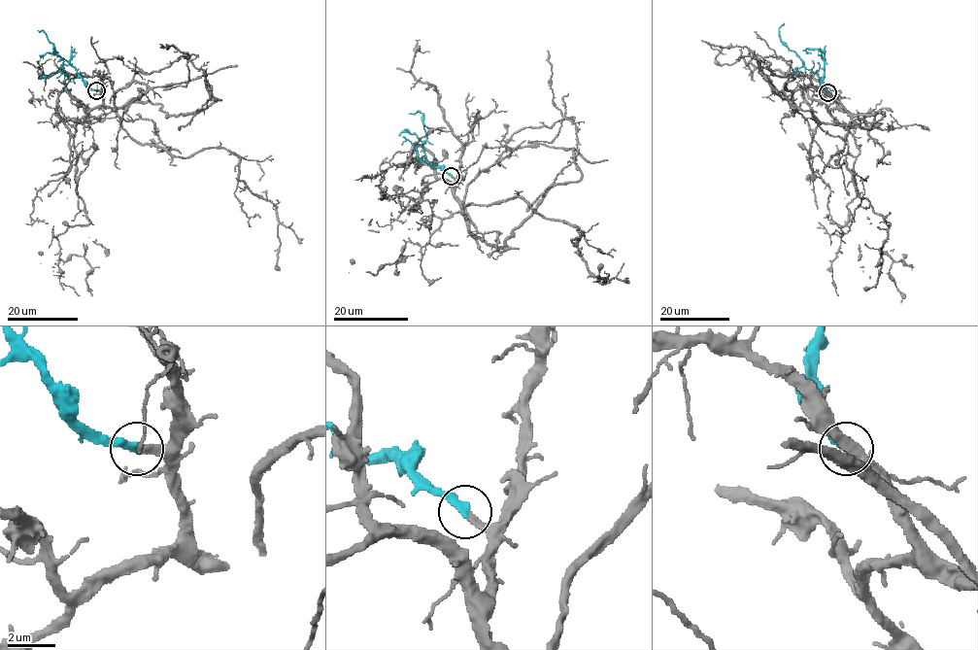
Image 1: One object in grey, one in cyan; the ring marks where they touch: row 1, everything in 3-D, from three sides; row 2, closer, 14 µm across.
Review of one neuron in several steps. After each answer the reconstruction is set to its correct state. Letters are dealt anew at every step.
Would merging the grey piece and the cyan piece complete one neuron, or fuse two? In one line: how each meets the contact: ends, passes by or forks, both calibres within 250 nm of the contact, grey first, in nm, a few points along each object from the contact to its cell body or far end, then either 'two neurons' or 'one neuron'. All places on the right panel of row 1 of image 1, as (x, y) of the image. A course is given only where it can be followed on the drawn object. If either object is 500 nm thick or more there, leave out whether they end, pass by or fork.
grey ends | cyan ends | 280/320 nm | grey via (827, 92), (851, 118), (842, 151), (828, 163), (844, 161), (855, 191), (889, 223), (877, 283), (864, 290) | cyan via (827, 92), (824, 77), (808, 70), (781, 40), (779, 28), (784, 23) | one neuron

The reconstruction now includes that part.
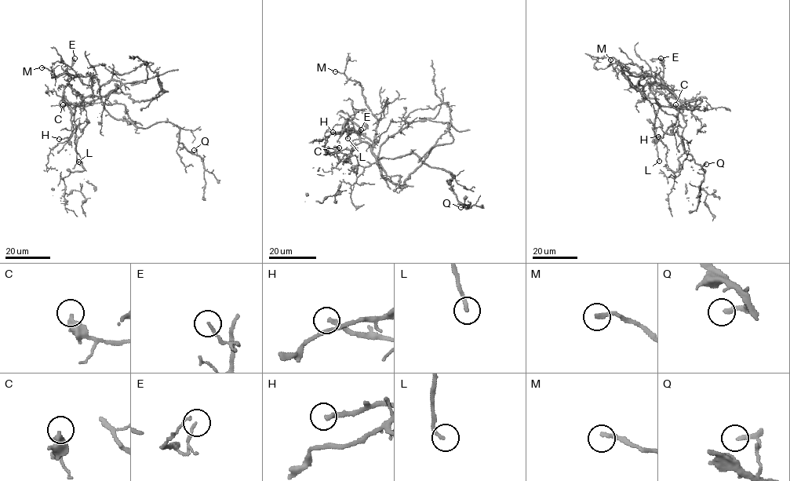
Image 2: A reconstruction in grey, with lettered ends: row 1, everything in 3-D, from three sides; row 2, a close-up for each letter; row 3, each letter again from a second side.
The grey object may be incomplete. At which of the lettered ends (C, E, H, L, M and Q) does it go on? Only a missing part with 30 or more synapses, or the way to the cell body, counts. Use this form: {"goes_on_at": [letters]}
{"goes_on_at": ["H"]}

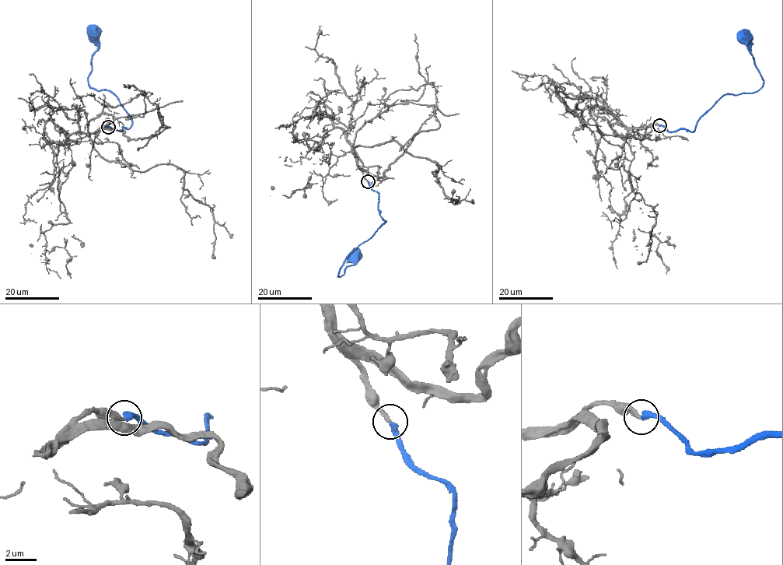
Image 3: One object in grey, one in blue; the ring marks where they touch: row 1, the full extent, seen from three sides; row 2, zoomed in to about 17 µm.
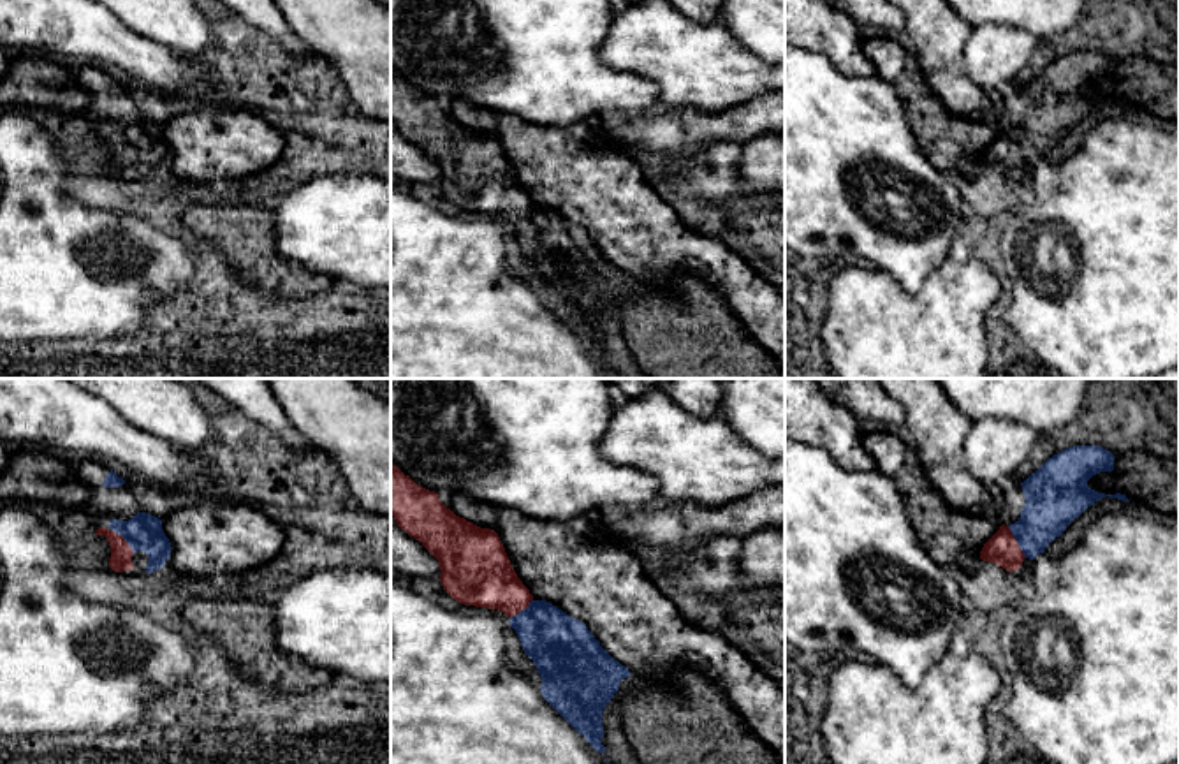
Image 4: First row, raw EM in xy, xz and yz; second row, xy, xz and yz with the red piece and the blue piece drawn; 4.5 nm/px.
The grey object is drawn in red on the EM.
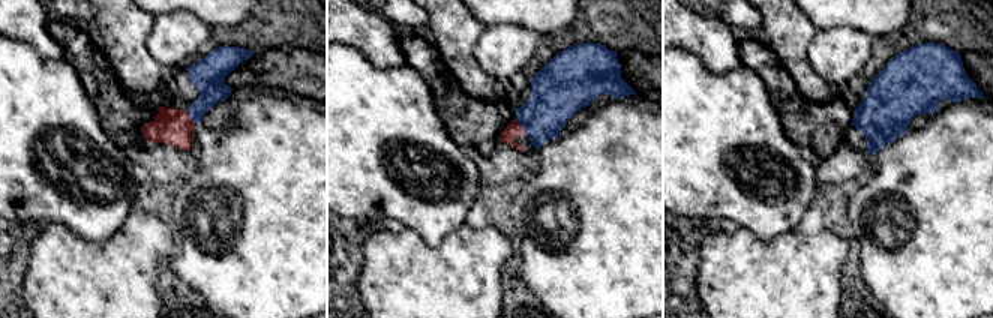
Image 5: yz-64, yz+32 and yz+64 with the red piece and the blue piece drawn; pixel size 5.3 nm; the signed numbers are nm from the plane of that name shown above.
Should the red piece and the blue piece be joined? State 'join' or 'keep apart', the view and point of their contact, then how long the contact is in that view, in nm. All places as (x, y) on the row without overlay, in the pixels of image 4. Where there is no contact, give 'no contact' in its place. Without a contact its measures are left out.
join; meets red in yz at (1016, 148); contact 170 nm long

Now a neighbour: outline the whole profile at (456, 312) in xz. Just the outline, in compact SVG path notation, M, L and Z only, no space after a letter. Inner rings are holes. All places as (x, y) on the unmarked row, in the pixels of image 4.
M391 188L391 378L611 378L605 363L544 305L540 294L509 271L509 232L505 224L452 218L406 192Z

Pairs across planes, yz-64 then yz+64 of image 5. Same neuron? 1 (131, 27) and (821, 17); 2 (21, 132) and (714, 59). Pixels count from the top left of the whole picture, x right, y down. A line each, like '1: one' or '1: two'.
1: two
2: two

